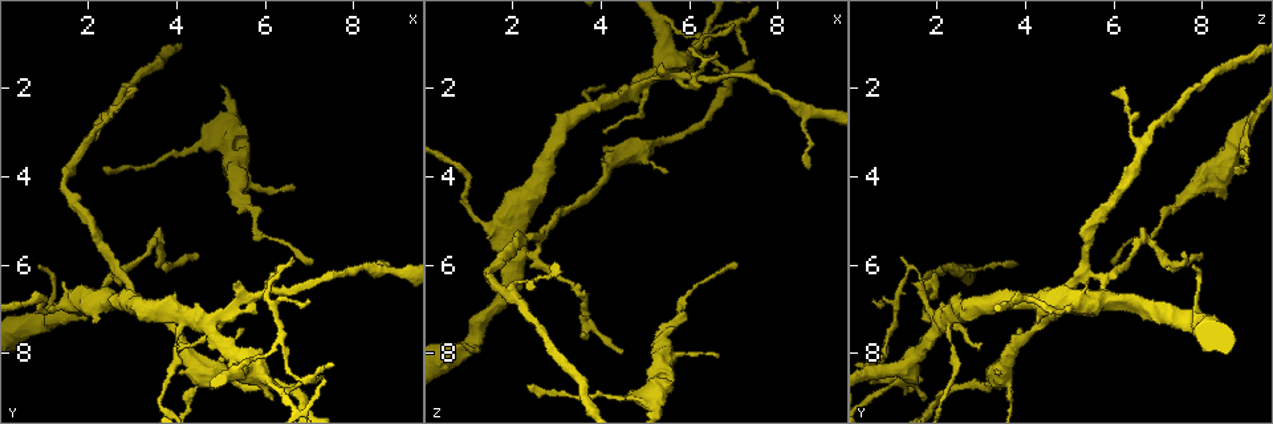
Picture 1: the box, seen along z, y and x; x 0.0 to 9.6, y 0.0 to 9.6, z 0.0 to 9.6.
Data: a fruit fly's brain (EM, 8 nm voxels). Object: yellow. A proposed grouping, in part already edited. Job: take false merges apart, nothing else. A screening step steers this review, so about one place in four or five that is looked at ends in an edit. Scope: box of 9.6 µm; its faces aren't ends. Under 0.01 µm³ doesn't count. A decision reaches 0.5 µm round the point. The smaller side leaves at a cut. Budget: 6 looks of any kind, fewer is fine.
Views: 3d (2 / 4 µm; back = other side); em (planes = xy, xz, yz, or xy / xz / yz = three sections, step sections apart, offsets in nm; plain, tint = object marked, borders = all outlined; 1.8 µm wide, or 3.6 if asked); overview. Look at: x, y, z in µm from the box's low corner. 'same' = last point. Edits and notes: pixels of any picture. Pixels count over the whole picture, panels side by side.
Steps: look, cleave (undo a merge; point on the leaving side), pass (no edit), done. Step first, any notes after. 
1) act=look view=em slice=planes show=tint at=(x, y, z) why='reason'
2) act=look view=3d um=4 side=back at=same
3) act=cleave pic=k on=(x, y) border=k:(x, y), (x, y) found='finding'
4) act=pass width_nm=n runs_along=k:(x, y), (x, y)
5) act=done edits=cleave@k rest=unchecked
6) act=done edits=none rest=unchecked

act=look view=em slice=xy step=4 show=tint at=(8.60, 6.15, 2.55)

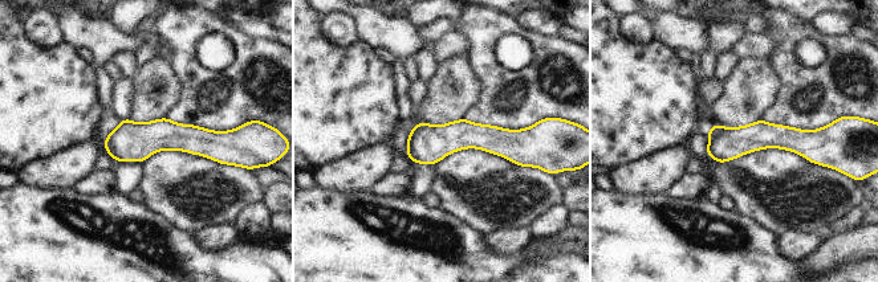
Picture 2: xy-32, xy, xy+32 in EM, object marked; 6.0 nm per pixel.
act=look view=em slice=planes show=borders at=same why='another direction'

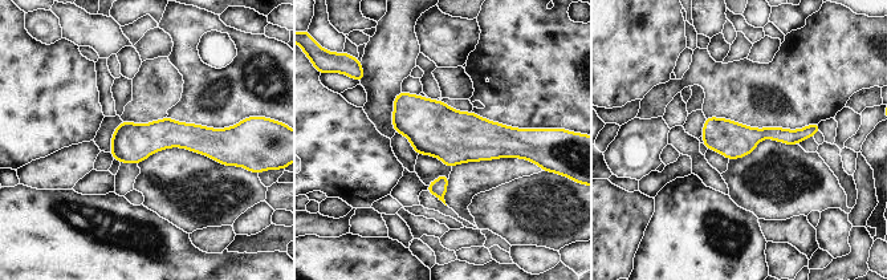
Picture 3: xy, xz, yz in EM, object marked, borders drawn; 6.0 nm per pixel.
act=pass runs_along=3:(226, 133), (151, 137), (114, 153) found='one neuron here'

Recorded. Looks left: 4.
act=look view=3d um=4 at=(5.70, 4.20, 8.10) why='sudden change in width'

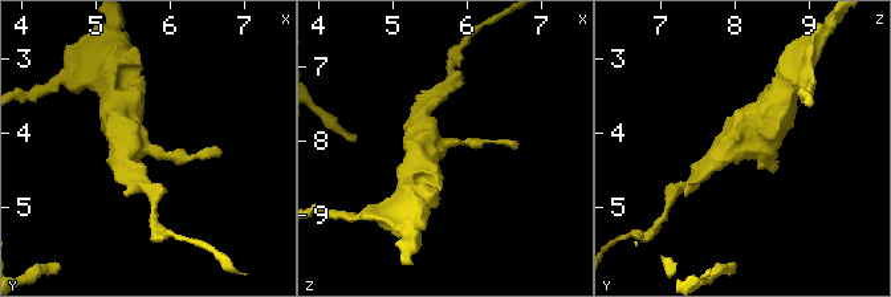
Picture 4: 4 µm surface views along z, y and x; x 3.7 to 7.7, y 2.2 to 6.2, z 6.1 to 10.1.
act=look view=em slice=planes show=tint at=(5.65, 4.20, 8.05) why='shape alone is not enough'

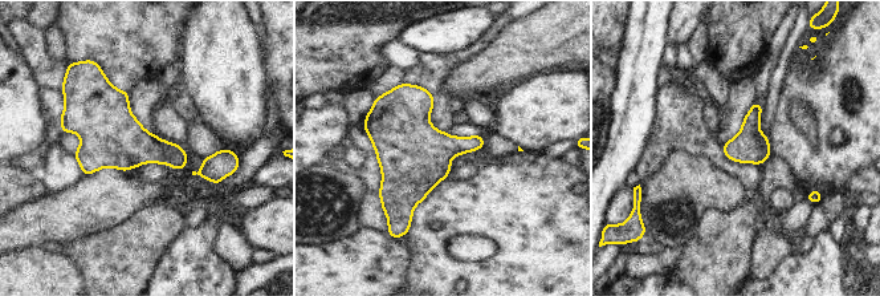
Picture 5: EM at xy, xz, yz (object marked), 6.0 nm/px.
act=pass found='continuous, no second neuron'

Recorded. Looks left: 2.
act=look view=em slice=yz step=16 show=tint at=(6.10, 6.50, 1.85) why='sharp bend'

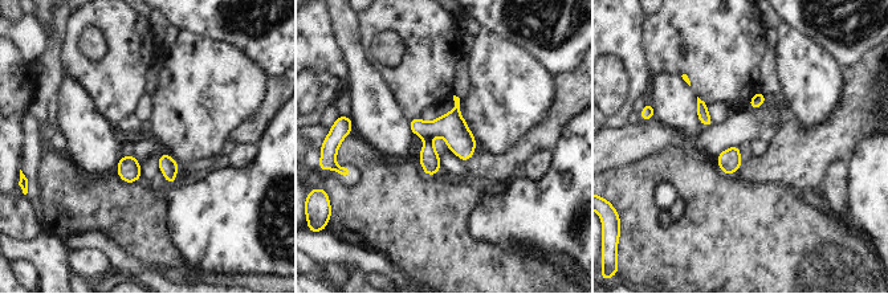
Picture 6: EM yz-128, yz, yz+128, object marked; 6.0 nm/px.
act=cleave pic=6 on=(452, 127) width_nm=20 border=6:(431, 139), (424, 143) found='a second neuron is stuck on'

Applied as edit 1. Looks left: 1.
act=done edits=cleave@6 rest=unchecked

